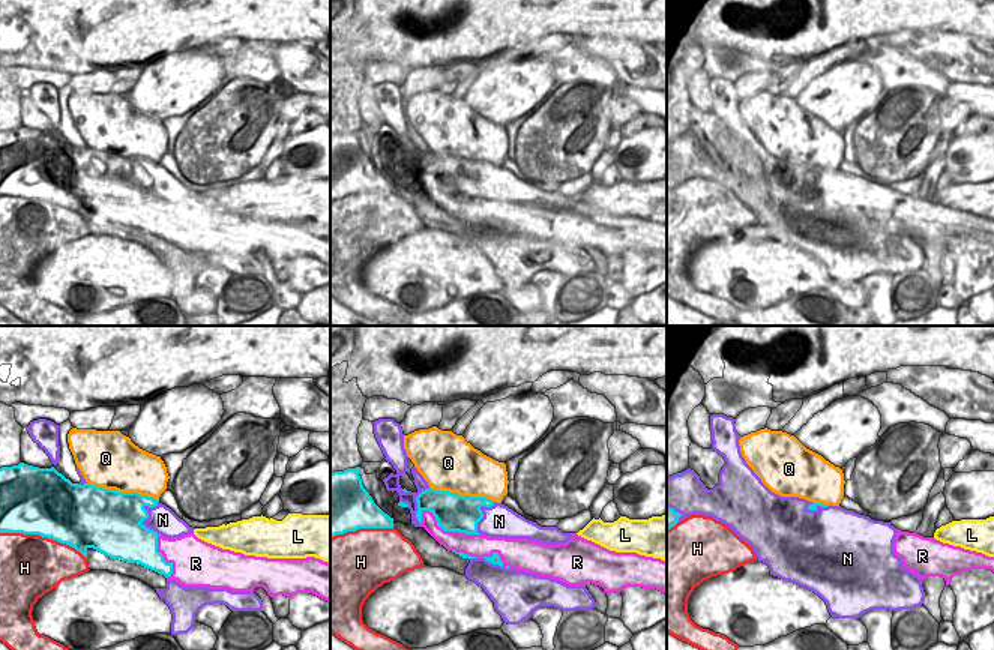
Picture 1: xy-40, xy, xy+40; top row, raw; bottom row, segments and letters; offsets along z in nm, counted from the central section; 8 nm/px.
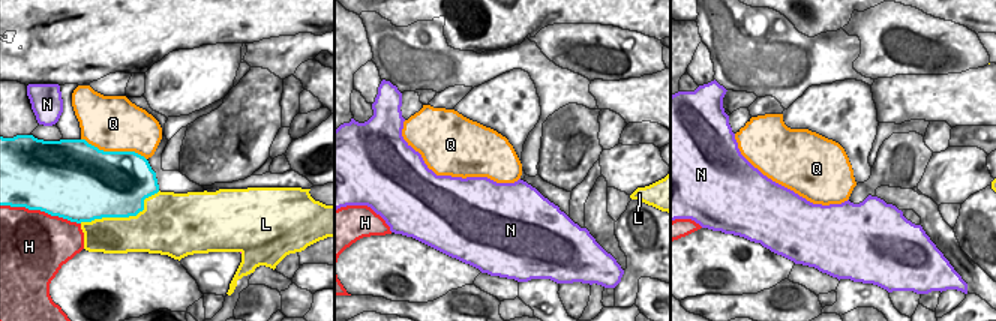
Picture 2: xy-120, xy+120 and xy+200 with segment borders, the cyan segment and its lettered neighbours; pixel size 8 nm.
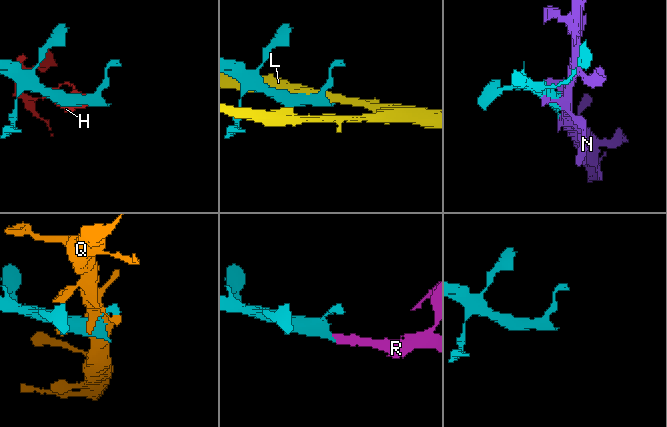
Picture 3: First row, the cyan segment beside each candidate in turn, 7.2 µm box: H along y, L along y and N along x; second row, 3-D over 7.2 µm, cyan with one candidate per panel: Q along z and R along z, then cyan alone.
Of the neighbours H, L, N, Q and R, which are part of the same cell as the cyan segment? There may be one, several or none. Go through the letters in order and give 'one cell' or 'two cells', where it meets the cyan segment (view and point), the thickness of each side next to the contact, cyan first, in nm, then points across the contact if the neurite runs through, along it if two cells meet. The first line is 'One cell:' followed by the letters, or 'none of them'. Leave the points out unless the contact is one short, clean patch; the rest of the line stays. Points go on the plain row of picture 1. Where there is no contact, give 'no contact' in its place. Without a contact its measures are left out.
One cell: R
H: two cells | xy-40 (44, 200) | 500/480 nm
L: two cells | no contact
N: two cells | xy-40 (141, 188) | 480/220 nm
Q: two cells | xy-40 (123, 156) | 480/420 nm
R: one cell | xy (448, 194) | 300/180 nm

